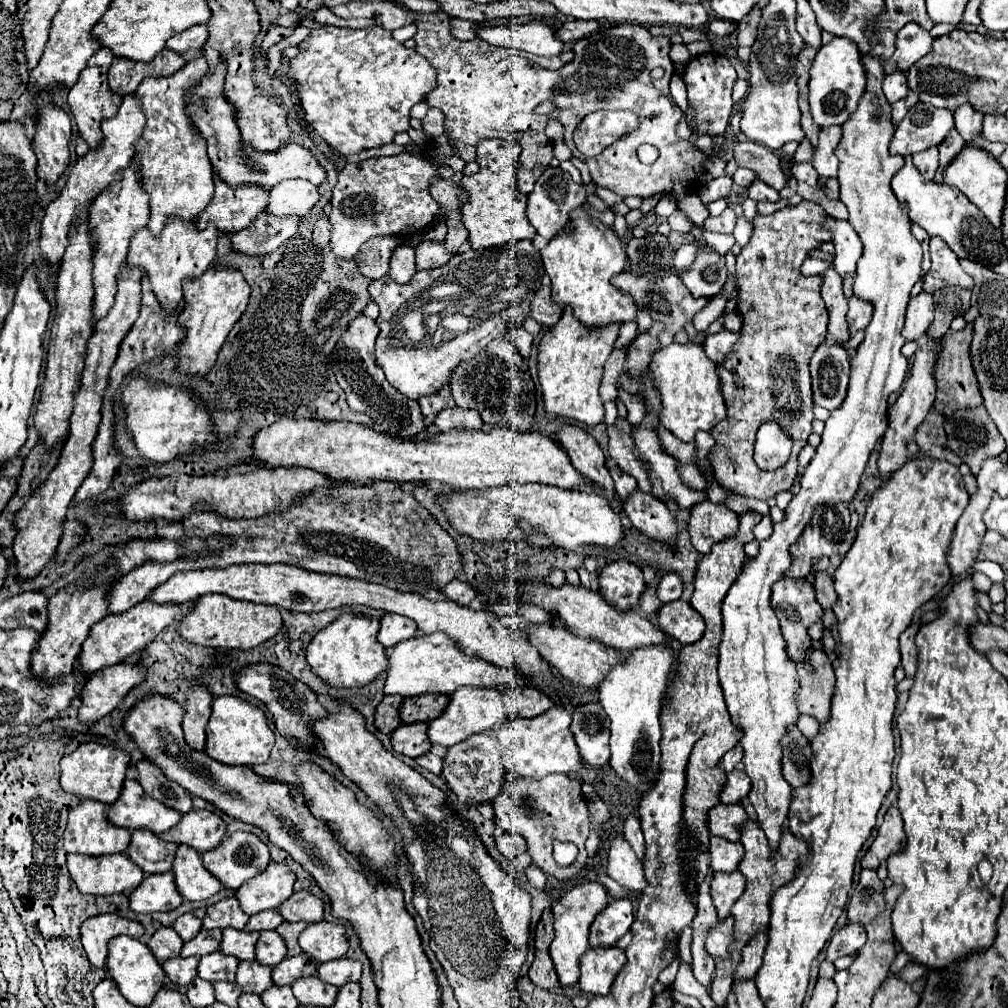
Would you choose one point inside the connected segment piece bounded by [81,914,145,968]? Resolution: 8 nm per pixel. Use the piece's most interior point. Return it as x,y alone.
95,933

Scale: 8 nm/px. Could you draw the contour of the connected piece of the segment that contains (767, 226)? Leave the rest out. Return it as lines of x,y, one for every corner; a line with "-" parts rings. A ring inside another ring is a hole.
815,202
781,208
769,216
755,214
753,236
737,256
737,312
743,316
743,326
729,356
717,364
727,418
711,430
715,446
709,454
719,486
733,494
769,500
789,490
797,478
797,456
813,432
807,366
815,346
827,336
827,308
821,298
823,278
805,278
799,268
811,250
833,240
823,228
825,216
-
767,420
777,420
793,438
789,462
775,472
761,470
753,460
757,428

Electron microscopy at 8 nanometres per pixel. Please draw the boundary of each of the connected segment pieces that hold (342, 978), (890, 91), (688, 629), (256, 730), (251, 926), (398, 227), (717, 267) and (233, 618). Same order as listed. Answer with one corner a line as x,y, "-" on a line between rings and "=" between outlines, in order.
351,958
331,960
327,964
319,964
317,976
323,982
341,988
347,982
359,982
359,978
361,978
361,962
359,960
351,960
=
891,72
885,76
883,80
883,92
885,92
885,98
889,100
889,104
897,102
899,98
905,98
909,88
907,88
907,76
903,72
=
685,600
667,602
659,610
659,628
681,644
693,644
703,636
705,622
=
217,696
213,700
213,712
207,724
207,756
223,764
245,764
255,766
263,764
269,758
269,752
275,744
275,734
267,724
265,712
237,696
=
263,910
255,916
249,918
249,922
245,924
245,930
251,932
251,930
275,930
279,924
283,922
283,916
279,914
279,910
=
409,152
399,156
379,156
361,164
347,164
331,196
331,250
339,258
351,260
359,246
375,236
423,232
437,220
437,202
429,194
432,177
447,180
454,175
450,167
436,167
425,158
=
699,246
695,262
679,278
695,298
713,298
727,280
725,260
711,246
=
207,594
197,598
193,610
179,622
179,632
185,640
201,646
213,648
231,648
231,650
251,650
269,638
273,638
283,626
281,614
275,606
239,602
231,596

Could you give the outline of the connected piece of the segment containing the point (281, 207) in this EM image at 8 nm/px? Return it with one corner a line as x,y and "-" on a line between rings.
285,180
269,190
269,204
265,208
271,216
303,218
319,200
317,186
307,180

